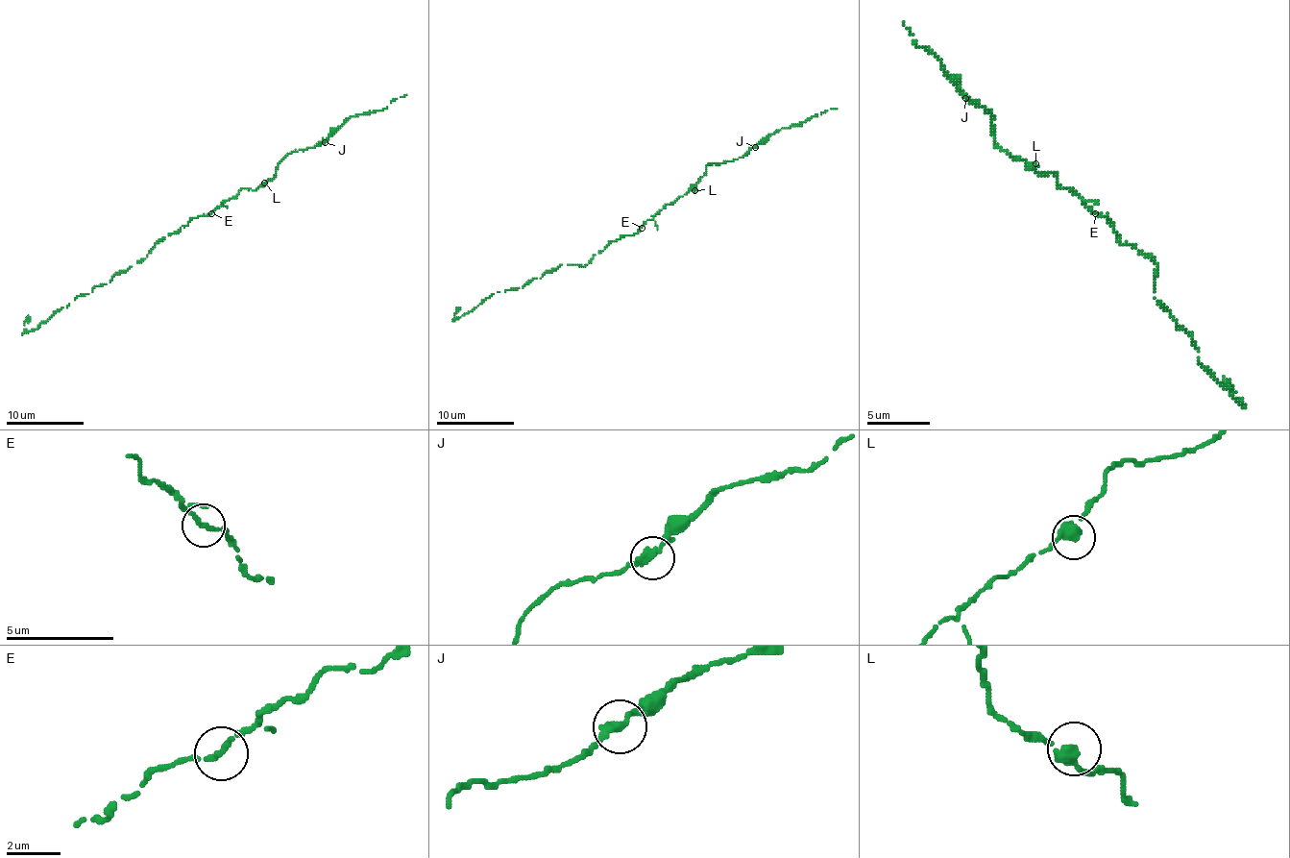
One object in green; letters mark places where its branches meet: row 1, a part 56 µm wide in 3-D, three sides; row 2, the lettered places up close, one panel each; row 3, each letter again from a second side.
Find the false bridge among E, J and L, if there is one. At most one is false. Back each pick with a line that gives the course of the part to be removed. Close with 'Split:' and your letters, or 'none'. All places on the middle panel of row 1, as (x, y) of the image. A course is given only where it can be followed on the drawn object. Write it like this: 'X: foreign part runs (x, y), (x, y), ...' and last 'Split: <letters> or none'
Split: none

